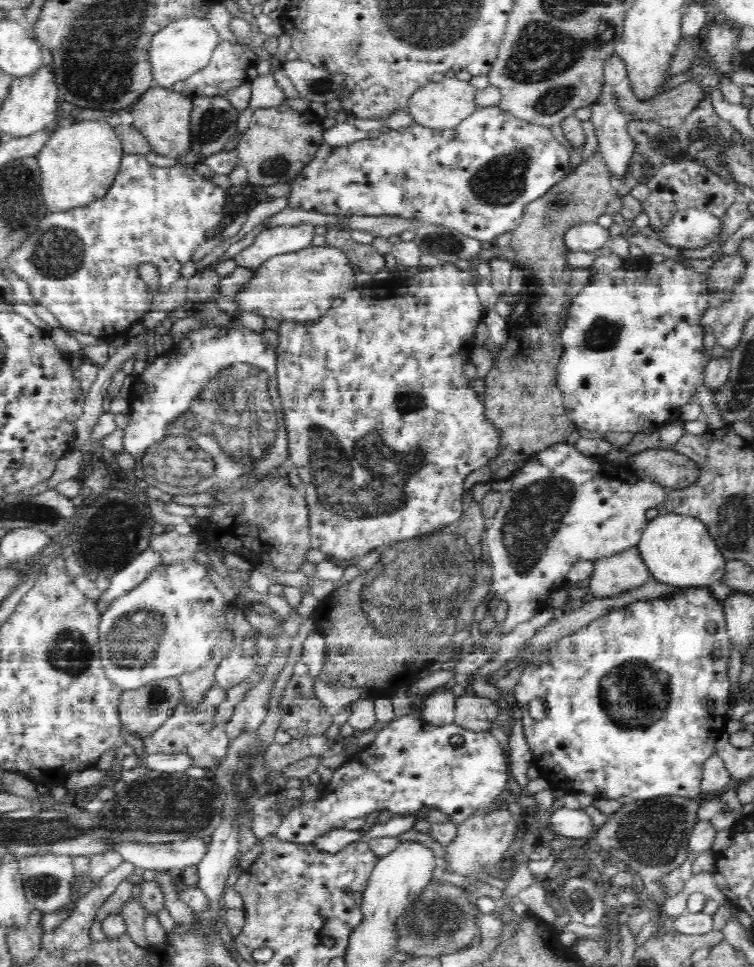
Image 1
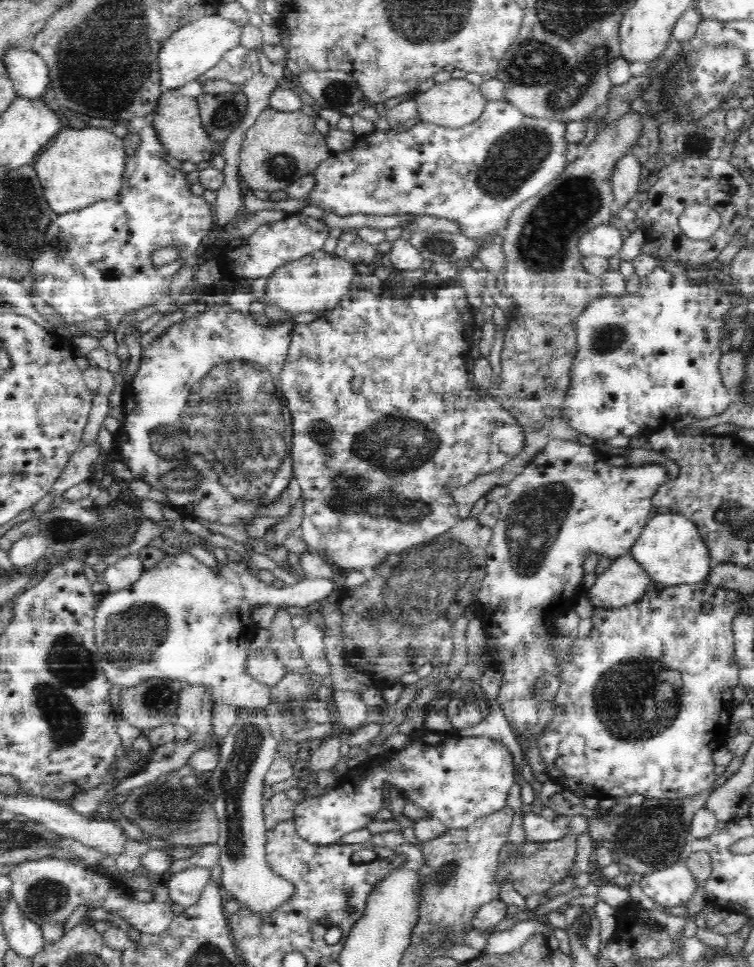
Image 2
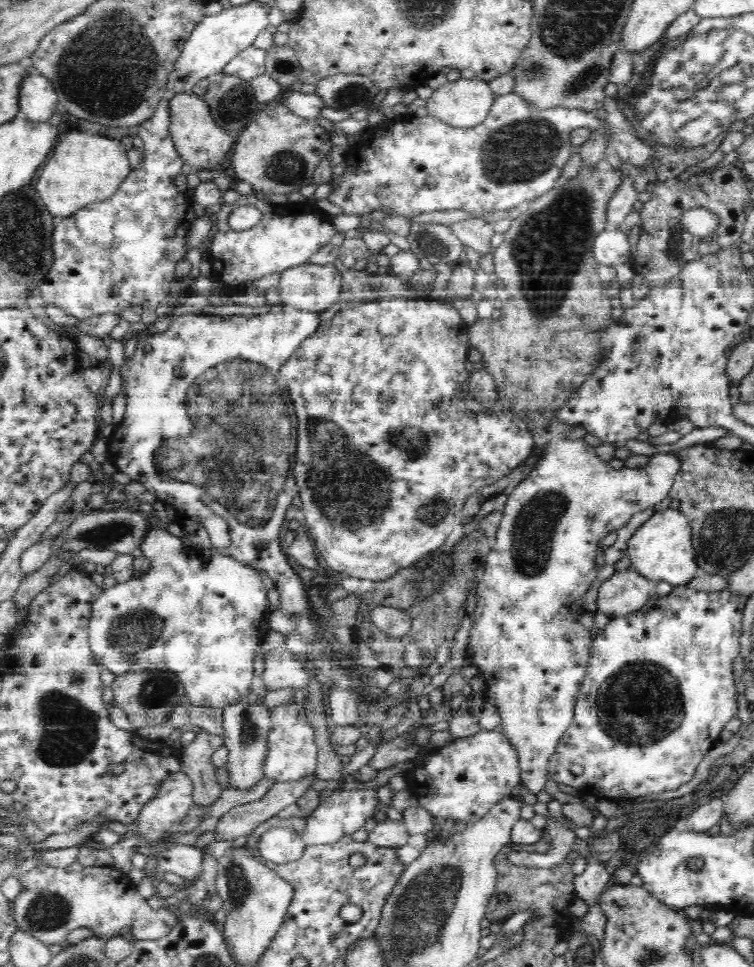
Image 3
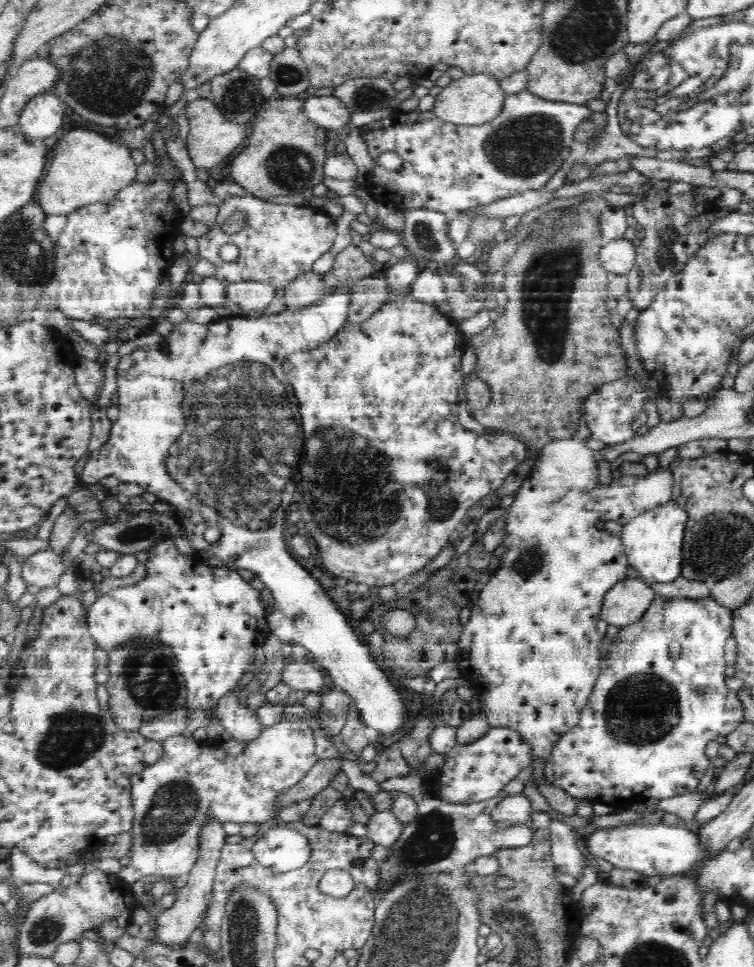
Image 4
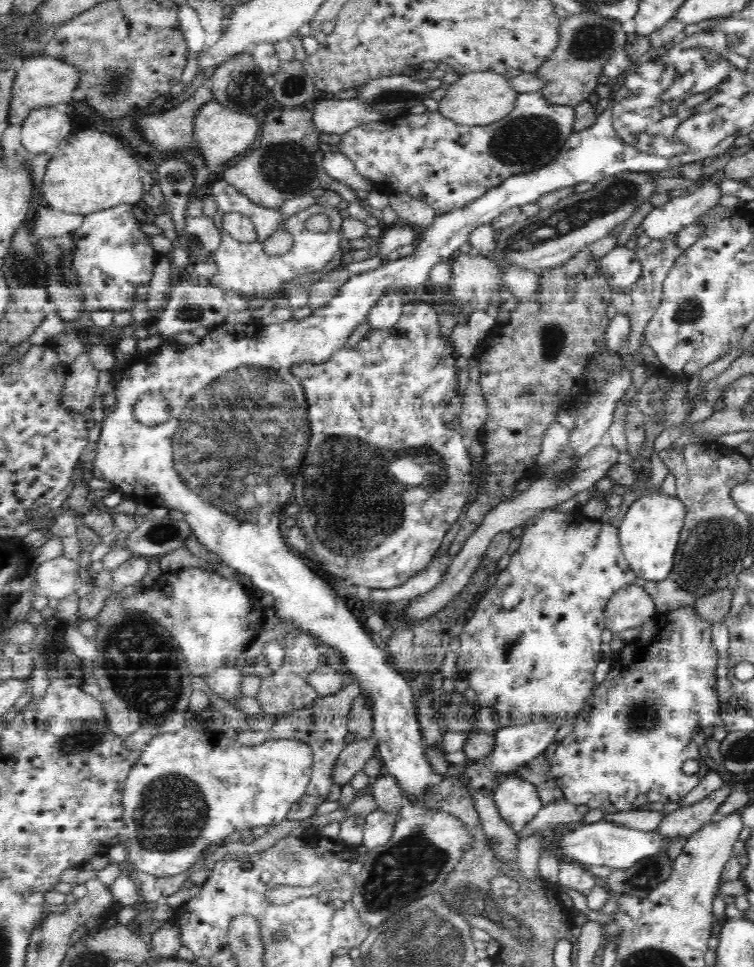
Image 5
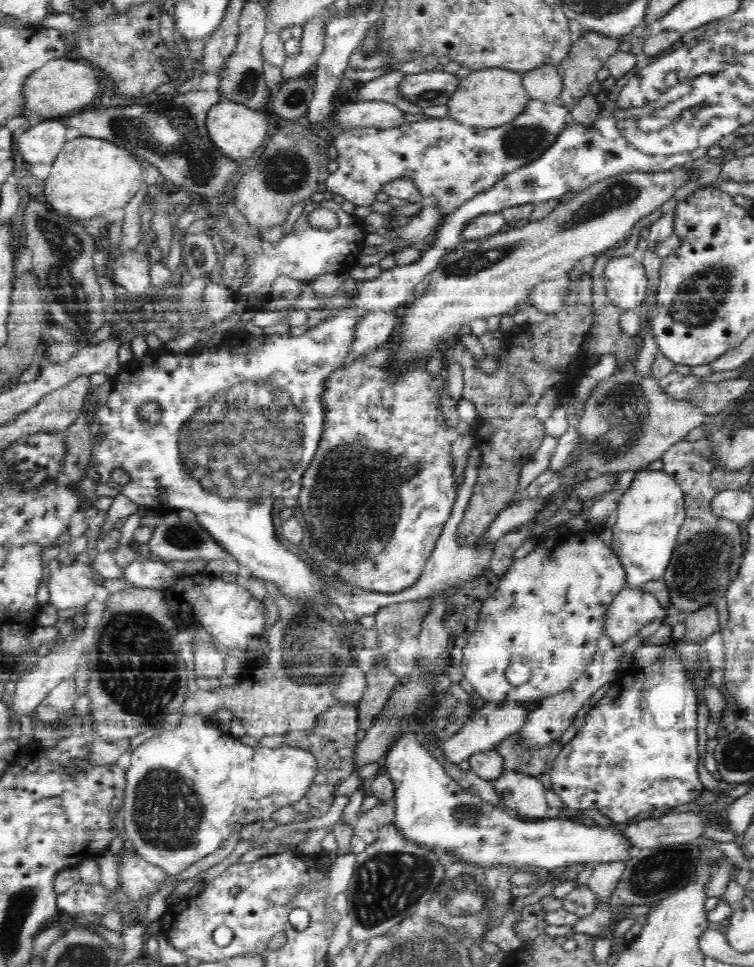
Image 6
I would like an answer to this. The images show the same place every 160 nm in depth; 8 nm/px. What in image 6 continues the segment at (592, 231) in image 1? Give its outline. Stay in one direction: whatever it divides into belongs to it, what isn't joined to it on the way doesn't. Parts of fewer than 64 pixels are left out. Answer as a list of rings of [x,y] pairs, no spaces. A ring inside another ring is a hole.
[[[630,255],[610,259],[604,268],[608,299],[620,310],[638,310],[647,294],[644,265]]]

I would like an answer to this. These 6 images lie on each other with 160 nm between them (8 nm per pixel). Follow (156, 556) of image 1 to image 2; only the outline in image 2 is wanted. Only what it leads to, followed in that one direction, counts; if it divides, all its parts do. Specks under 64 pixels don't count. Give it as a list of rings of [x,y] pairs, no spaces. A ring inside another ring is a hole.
[[[128,555],[118,560],[113,560],[103,567],[105,582],[108,584],[107,592],[114,592],[128,588],[134,584],[145,571],[143,559],[135,555]]]

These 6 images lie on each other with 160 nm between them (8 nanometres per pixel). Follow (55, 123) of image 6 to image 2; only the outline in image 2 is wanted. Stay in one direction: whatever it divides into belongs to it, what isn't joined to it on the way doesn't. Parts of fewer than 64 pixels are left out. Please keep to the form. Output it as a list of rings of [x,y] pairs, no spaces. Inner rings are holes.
[[[10,45],[2,63],[12,79],[18,97],[40,101],[50,84],[49,69],[40,55],[30,48]]]

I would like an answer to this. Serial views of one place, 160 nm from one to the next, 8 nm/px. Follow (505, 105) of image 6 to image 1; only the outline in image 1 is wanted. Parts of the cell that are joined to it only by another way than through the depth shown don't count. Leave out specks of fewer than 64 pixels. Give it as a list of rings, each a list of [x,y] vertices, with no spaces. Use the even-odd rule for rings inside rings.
[[[443,78],[440,82],[429,82],[416,89],[408,101],[407,112],[414,124],[430,129],[456,129],[476,109],[476,90],[470,81],[458,78]]]

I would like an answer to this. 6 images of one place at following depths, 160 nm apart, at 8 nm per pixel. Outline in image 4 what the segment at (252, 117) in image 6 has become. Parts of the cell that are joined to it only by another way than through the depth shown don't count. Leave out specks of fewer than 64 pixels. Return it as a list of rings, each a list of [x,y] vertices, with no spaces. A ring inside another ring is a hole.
[[[198,98],[190,104],[186,104],[186,110],[190,128],[183,132],[183,138],[196,168],[211,169],[224,158],[228,158],[230,154],[234,154],[248,137],[247,126],[226,119],[210,98]]]

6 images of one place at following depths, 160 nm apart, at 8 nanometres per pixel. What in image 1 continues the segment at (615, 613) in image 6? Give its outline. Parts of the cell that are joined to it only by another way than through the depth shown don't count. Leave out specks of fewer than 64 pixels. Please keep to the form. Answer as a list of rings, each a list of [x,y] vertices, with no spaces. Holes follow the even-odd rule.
[[[637,546],[596,561],[589,580],[589,598],[620,596],[652,579],[652,574]]]

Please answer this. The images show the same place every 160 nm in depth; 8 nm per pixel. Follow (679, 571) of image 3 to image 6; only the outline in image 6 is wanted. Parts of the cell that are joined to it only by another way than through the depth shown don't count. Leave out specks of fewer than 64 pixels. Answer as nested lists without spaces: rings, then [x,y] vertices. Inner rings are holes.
[[[642,469],[636,472],[631,486],[621,496],[618,504],[618,520],[613,527],[613,550],[626,569],[626,587],[638,588],[650,580],[663,578],[678,542],[680,527],[686,520],[684,494],[673,480],[663,471]]]

